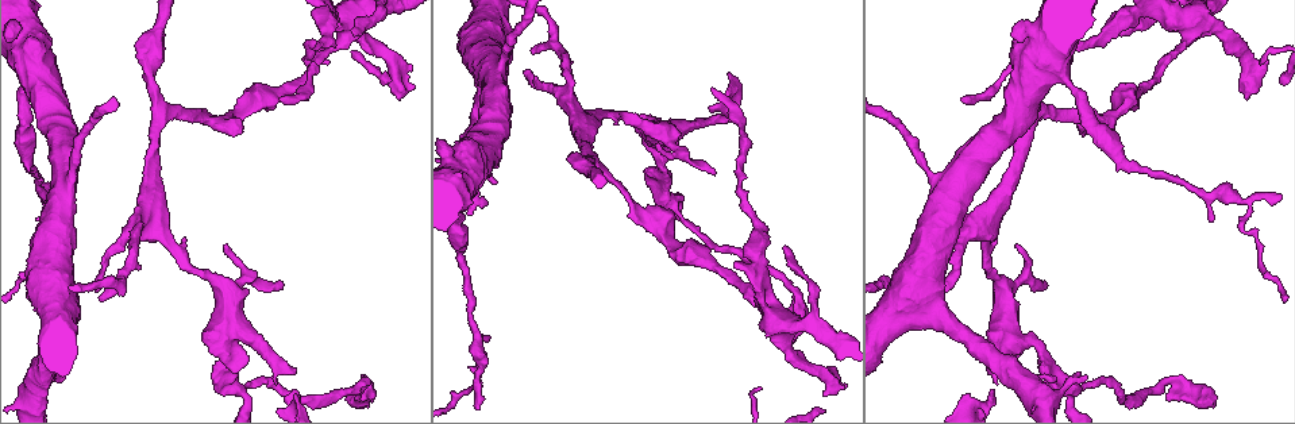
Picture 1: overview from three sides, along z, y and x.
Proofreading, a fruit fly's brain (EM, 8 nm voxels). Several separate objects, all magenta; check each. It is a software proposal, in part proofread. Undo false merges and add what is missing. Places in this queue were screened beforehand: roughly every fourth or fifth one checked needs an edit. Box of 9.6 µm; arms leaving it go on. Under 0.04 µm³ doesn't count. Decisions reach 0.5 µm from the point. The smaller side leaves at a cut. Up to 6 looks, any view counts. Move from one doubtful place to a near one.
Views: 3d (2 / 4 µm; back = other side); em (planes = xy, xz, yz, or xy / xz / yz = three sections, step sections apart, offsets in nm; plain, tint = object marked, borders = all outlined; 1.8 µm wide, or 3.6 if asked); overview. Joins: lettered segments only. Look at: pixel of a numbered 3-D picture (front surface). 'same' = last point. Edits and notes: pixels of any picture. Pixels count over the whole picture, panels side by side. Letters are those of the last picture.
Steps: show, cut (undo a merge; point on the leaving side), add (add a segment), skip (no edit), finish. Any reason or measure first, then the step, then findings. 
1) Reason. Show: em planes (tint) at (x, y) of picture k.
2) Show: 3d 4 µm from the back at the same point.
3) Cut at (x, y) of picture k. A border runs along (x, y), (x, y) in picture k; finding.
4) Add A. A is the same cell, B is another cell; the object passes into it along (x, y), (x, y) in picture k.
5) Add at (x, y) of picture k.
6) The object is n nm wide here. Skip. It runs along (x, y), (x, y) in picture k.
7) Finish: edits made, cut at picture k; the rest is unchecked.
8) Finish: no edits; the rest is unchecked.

Calibre changes. Show: 3d 4 µm at (1192, 35) of picture 1.

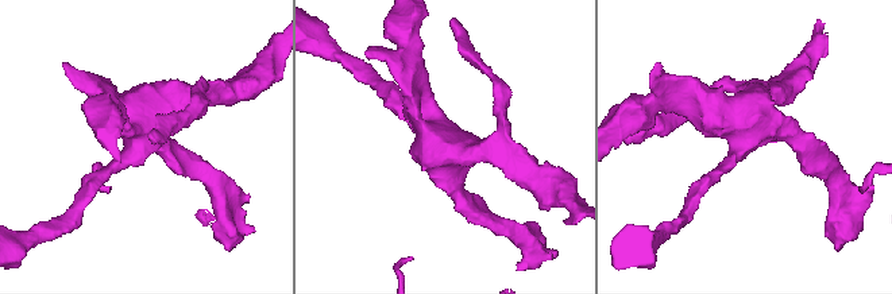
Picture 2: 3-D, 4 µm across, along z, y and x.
Need the tissue. Show: em 3.6 µm planes (borders) at (743, 139) of picture 2.

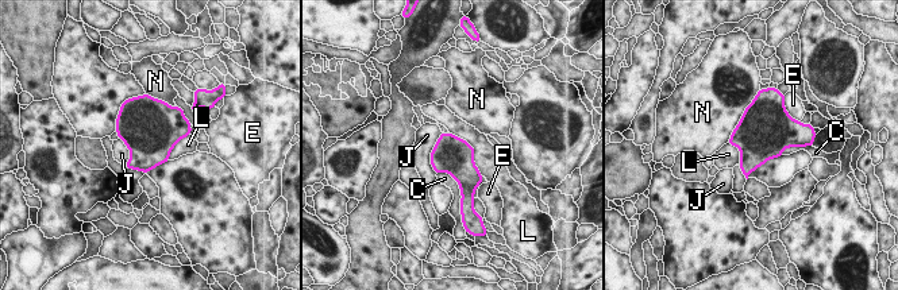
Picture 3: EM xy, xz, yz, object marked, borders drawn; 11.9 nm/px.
Skip. C, E, J, L and N are other cells; all the same neuron.

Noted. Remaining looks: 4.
Free end. Show: em planes (borders) at (344, 399) of picture 1.

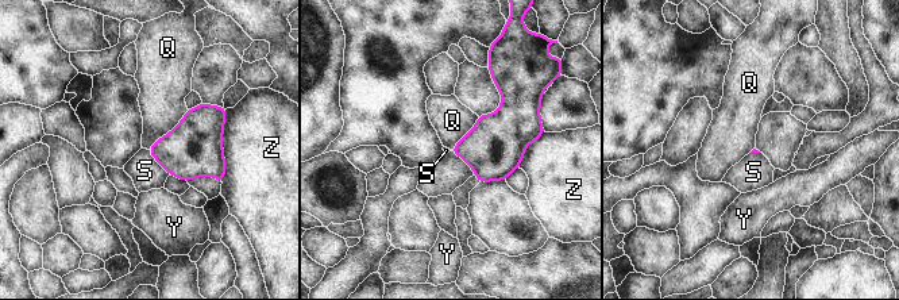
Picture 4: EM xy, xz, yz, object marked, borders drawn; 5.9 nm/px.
Skip. Q, S, Y and Z are other cells; no lettered segment goes on from it.

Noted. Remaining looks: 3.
Thin neck. Show: em xy step 16 (tint) at (1074, 388) of picture 1.

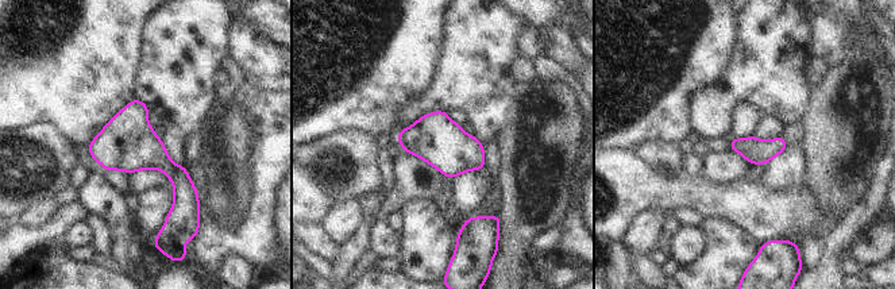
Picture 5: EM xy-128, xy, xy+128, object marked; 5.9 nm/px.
Show: em xy step 16 (borders) at the same point.

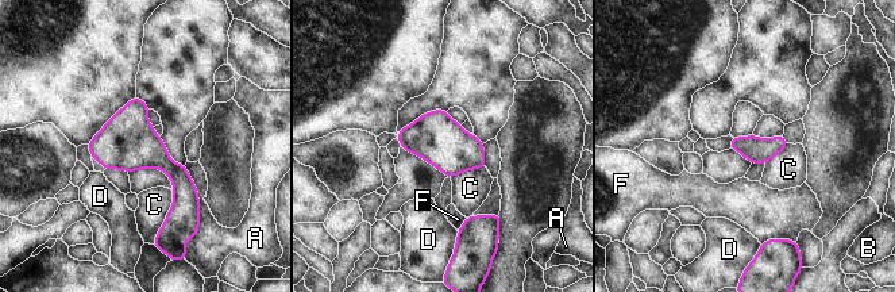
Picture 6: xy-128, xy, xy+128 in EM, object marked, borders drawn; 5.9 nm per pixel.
The object is 150 nm wide here. Skip. A, B, C, D and F are other cells; a border runs along (174, 192), (172, 207), (155, 235) in picture 6; continuous, no second neuron.

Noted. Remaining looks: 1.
Finish: no edits; the rest is unchecked.

